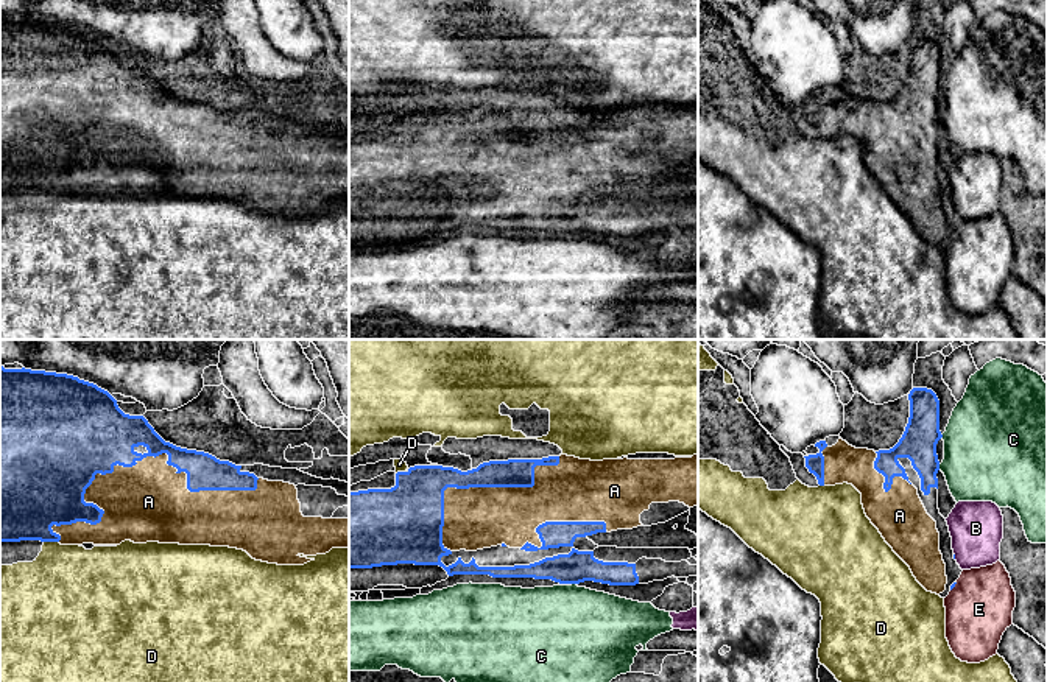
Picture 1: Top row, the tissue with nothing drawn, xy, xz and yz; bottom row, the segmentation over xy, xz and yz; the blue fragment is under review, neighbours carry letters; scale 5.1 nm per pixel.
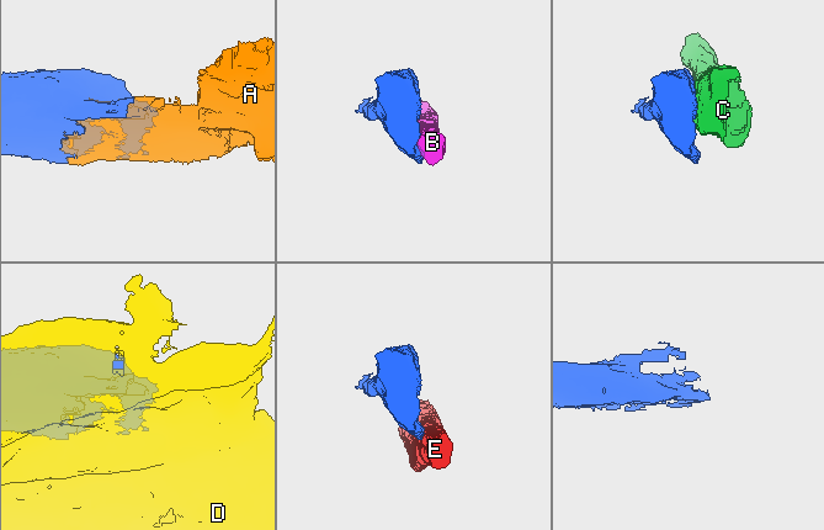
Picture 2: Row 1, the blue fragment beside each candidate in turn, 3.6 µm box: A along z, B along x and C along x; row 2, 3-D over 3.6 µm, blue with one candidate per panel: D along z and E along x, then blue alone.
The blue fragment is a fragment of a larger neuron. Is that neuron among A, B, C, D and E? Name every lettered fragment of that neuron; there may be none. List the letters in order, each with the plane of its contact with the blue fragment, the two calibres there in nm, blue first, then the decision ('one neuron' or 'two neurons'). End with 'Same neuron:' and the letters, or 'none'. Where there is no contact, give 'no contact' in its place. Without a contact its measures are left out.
A: contact in xy; calibres 360 and 400 nm; one neuron
B: contact in yz; calibres 20 and 280 nm; two neurons
C: contact in yz; calibres 190 and 440 nm; two neurons
D: contact in xy; calibres 380 and 420 nm; two neurons
E: contact in yz; calibres 20 and 340 nm; two neurons
Same neuron: A

